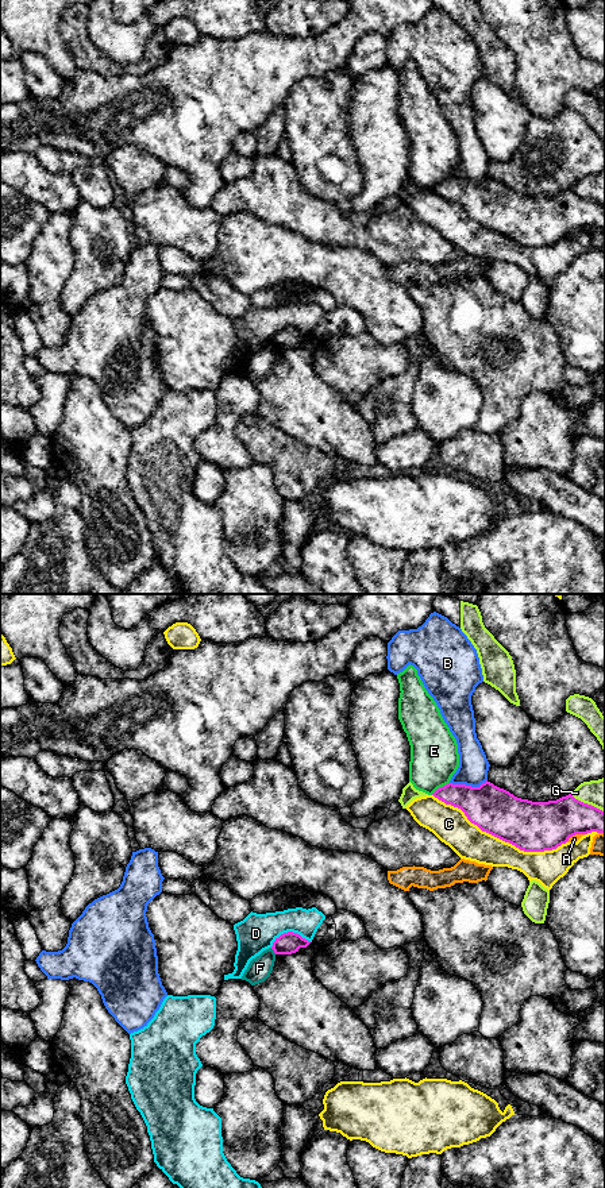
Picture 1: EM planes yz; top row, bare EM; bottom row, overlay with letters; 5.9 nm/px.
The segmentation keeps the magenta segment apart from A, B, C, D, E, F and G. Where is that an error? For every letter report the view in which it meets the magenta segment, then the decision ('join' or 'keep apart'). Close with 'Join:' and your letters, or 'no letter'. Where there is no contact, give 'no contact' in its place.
A: contact in yz; keep apart
B: contact in yz; keep apart
C: contact in yz; keep apart
D: contact in yz; keep apart
E: contact in yz; keep apart
F: contact in yz; keep apart
G: contact in yz; keep apart
Join: no letter

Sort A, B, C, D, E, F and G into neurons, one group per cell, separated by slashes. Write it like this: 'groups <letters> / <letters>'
groups A / B / C F / D / E / G

